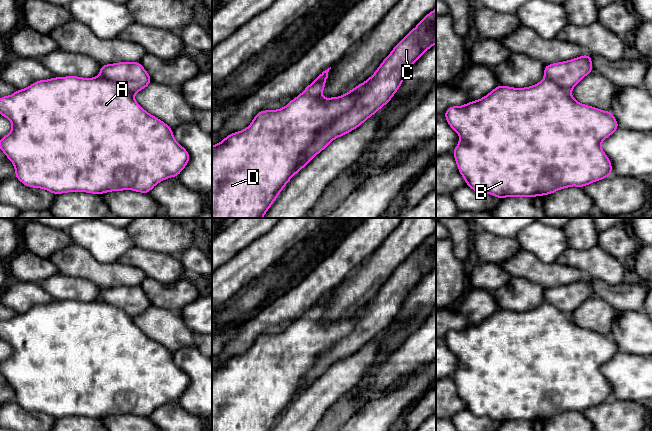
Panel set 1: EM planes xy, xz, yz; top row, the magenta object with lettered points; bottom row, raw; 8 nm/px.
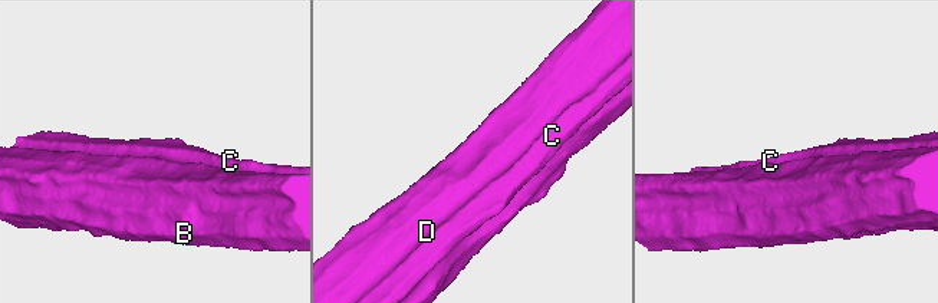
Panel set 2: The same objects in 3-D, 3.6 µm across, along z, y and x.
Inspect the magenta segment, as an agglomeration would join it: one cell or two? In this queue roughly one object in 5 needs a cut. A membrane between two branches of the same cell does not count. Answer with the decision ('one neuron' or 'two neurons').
two neurons

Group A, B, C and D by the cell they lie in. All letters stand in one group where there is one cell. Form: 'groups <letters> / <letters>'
groups A B D / C

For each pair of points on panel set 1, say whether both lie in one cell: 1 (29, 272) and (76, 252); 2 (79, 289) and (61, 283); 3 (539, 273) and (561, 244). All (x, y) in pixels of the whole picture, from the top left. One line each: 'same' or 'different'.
1: different
2: same
3: different

